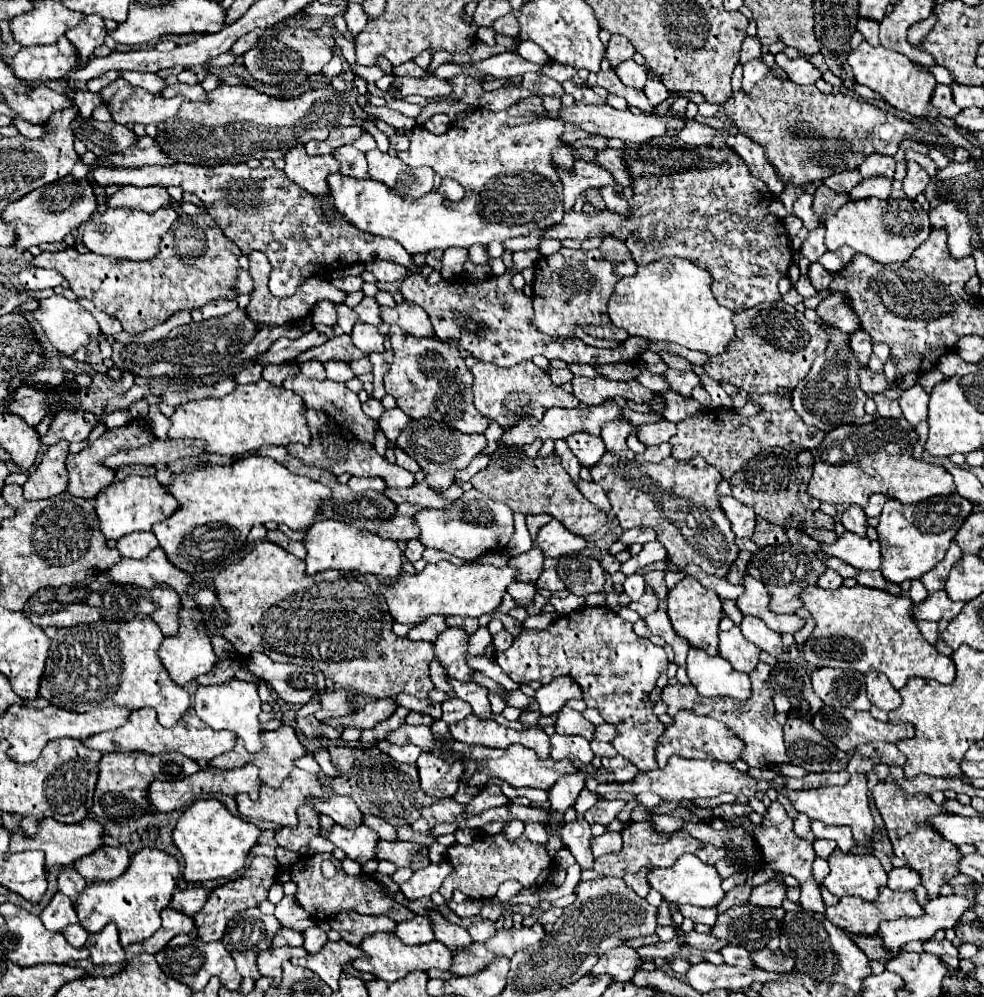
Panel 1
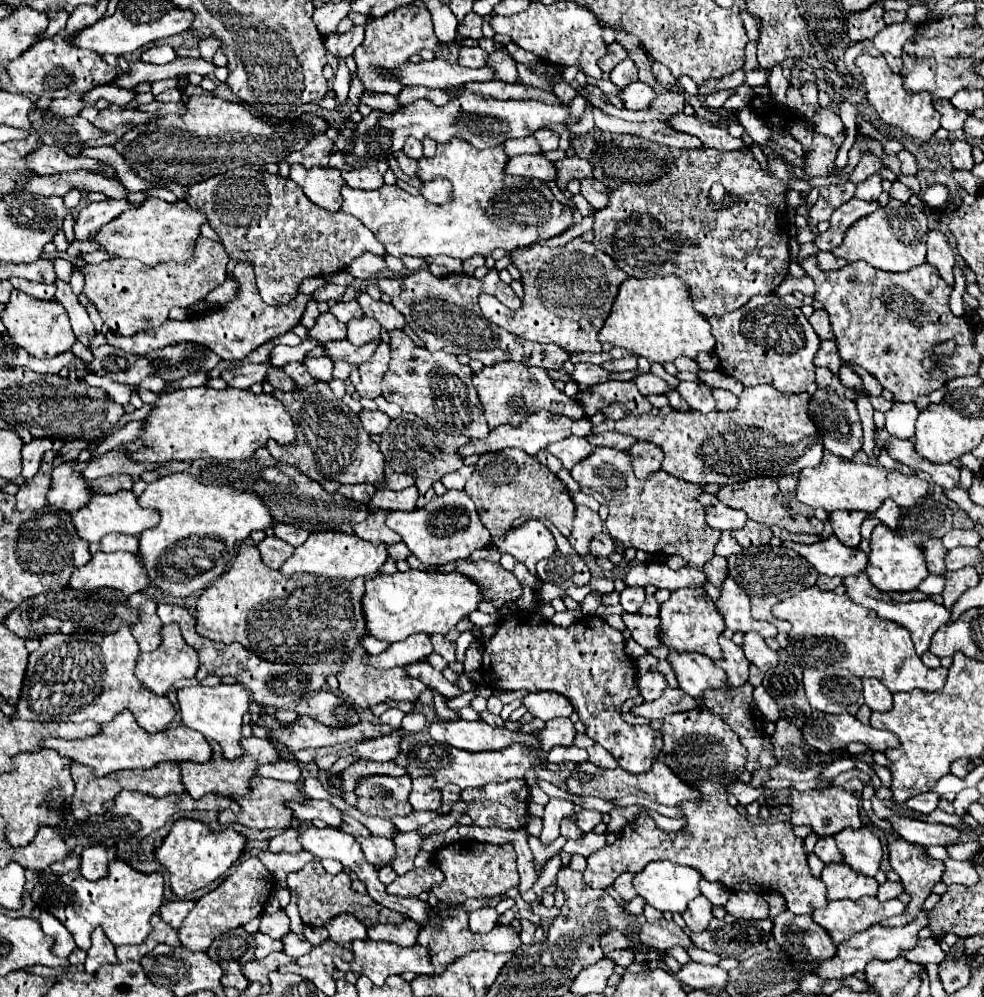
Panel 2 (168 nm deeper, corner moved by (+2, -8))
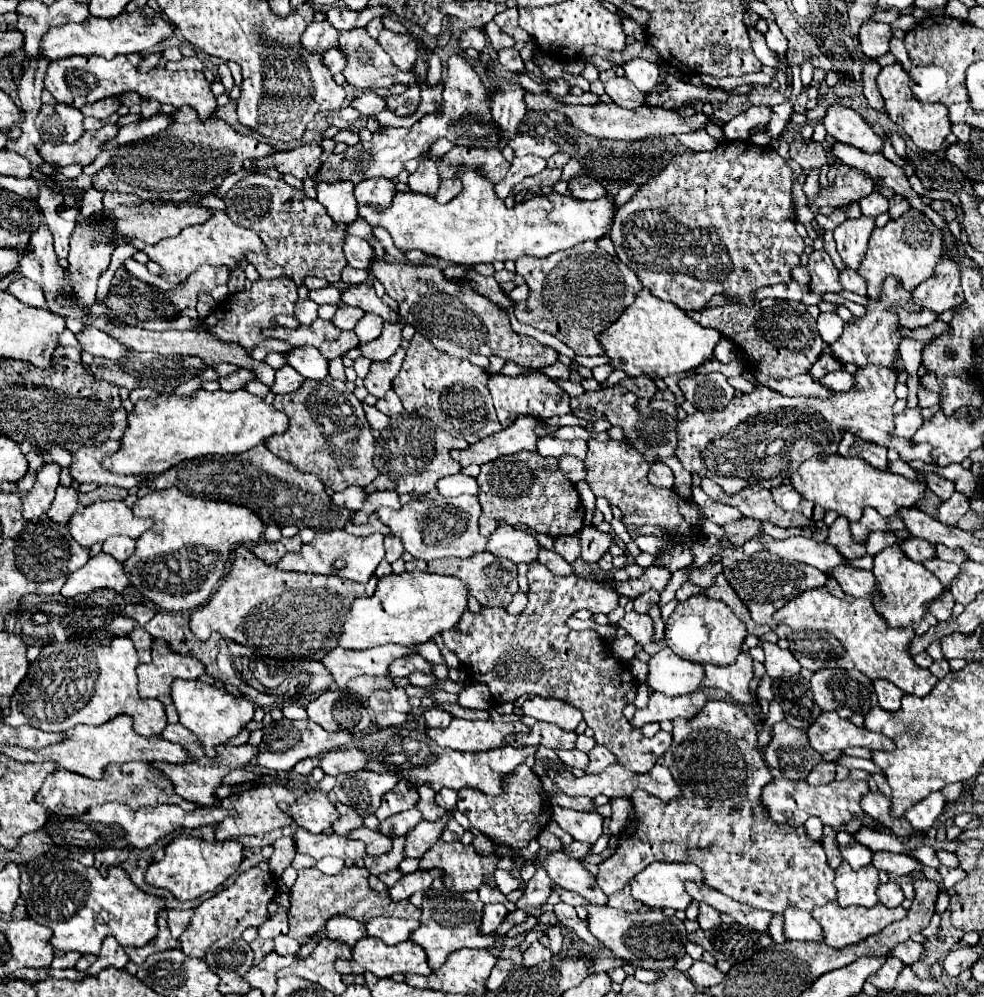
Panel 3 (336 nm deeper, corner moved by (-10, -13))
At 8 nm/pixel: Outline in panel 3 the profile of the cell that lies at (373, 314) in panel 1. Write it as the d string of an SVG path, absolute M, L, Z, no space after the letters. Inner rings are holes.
M340 305L338 311L336 311L336 315L332 317L332 323L334 323L338 329L352 329L362 315L364 315L364 313L362 313L362 309L358 309L358 307Z

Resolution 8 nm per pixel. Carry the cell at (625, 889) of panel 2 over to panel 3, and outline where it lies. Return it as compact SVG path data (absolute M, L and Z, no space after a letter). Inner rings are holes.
M626 885L622 891L618 891L618 893L614 893L614 895L608 897L608 907L624 909L624 911L628 911L628 913L634 913L634 911L646 911L646 907L644 907L642 903L638 903L638 901L630 895L628 885Z

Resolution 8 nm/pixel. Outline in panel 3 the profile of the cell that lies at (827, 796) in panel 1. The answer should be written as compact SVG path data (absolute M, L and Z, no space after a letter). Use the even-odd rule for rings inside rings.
M774 777L762 789L762 803L766 803L772 819L776 823L799 827L806 823L808 817L820 817L824 825L830 825L834 831L854 833L862 827L864 811L860 807L860 797L868 791L866 781L832 781L826 785L808 785L806 781L792 781L786 777Z

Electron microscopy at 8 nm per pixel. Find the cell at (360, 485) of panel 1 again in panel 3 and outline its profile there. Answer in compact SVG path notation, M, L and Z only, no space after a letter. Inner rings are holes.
M348 487L348 489L332 495L334 505L344 507L344 509L348 509L348 511L360 509L360 507L364 505L364 499L366 499L366 493L362 491L362 487Z

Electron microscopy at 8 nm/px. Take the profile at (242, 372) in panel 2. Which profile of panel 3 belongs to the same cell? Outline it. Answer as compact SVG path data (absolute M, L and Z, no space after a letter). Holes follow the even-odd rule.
M238 369L232 375L220 377L220 389L222 391L236 391L236 389L242 389L250 379L254 379L254 373L246 371L246 369Z

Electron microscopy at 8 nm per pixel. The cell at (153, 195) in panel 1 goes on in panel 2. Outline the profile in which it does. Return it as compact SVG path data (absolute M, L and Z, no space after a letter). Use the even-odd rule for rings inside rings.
M128 198L122 200L104 200L104 202L94 202L78 212L76 218L76 240L88 240L92 234L96 234L104 224L114 220L118 214L132 210L134 204Z

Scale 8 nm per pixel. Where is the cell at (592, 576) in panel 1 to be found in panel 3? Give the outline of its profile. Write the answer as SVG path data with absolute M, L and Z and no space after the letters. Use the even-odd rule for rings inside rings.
M542 547L542 551L538 553L538 563L546 565L554 575L574 575L576 573L570 563L566 563L558 553L548 551L546 547Z

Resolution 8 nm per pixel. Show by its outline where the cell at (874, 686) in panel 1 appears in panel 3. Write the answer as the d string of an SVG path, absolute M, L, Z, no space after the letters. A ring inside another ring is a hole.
M878 679L874 681L874 689L876 689L876 695L878 695L878 705L886 711L898 711L900 709L900 699L902 699L902 691L886 681L886 679Z

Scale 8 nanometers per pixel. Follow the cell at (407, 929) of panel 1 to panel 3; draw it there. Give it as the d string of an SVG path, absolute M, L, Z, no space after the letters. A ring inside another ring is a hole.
M378 917L366 923L366 933L370 937L380 937L388 945L396 945L408 939L408 935L418 927L416 919L398 919L398 917Z

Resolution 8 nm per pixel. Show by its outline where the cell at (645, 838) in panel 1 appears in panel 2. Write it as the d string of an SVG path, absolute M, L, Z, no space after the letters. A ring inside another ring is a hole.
M698 704L694 710L666 716L660 732L666 734L664 748L670 750L666 764L676 768L682 762L680 752L684 752L684 780L690 786L696 786L706 802L700 802L700 808L688 808L688 804L682 804L688 822L684 826L686 830L678 832L662 832L654 820L642 812L628 828L628 836L620 832L614 844L588 858L584 882L592 888L606 888L624 872L636 874L648 862L670 860L674 864L696 868L706 880L722 882L732 892L776 890L786 898L786 906L794 914L812 914L816 908L826 906L826 886L820 878L810 874L802 840L792 834L792 824L750 824L728 804L724 788L730 782L736 782L738 774L744 772L746 748L722 718L710 714L704 704Z

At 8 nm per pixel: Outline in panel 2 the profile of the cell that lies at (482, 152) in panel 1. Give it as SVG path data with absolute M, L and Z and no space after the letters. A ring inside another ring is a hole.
M452 138L450 142L439 143L436 154L431 158L422 156L418 160L416 178L418 180L434 180L448 178L453 186L453 198L450 204L443 206L426 202L422 196L412 196L398 186L382 186L378 190L354 190L350 186L342 186L340 194L344 198L342 210L346 214L356 216L388 250L392 256L438 256L446 254L452 258L468 260L474 254L490 256L494 248L502 248L512 252L516 248L524 248L534 244L536 240L546 240L562 234L572 226L572 212L566 204L560 204L552 194L550 186L544 182L534 182L532 178L506 174L506 160L510 156L504 152L504 146L494 146L490 150L476 150L462 138Z

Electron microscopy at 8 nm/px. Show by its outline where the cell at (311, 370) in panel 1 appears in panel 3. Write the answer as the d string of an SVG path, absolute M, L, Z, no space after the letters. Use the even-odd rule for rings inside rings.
M284 365L284 367L276 369L276 379L274 379L274 385L270 387L270 391L276 395L278 393L292 393L302 383L304 383L302 375L298 375L298 371L294 371L290 365Z

